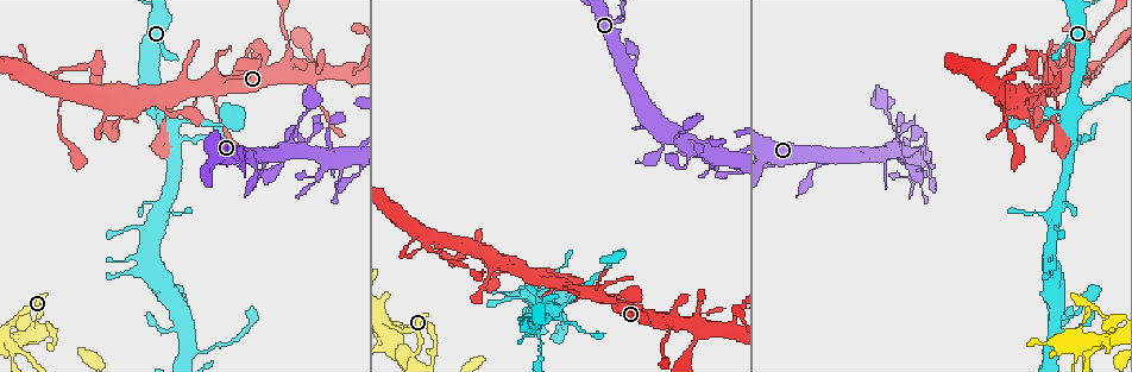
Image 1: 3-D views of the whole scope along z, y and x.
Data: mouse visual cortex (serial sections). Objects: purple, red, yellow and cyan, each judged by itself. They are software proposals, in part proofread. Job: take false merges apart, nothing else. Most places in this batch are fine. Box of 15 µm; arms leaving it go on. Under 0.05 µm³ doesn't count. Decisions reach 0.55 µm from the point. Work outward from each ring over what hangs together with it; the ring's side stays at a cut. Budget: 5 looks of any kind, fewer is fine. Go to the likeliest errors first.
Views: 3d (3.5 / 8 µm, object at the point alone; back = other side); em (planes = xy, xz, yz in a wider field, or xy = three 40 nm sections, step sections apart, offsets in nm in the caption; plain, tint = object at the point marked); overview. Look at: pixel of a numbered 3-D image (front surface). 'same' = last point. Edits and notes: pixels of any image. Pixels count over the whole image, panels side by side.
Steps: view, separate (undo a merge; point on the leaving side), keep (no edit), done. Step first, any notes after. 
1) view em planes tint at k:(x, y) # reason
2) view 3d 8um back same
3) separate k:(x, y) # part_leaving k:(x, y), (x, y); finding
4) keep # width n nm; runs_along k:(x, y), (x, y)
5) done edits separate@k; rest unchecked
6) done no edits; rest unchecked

view 3d 8um at 1:(1002, 83)

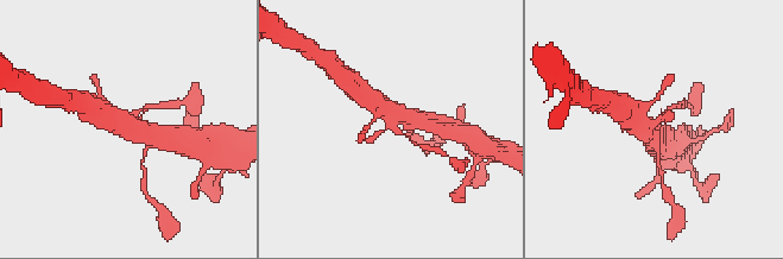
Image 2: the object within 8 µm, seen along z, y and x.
view 3d 3.5um at 2:(395, 125) # closer look

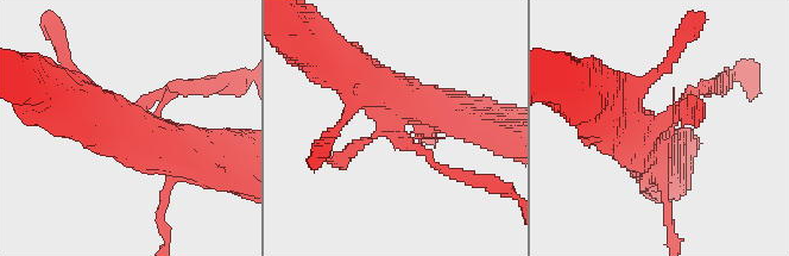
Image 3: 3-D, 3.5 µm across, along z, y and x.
view em xy step 5 tint at 3:(399, 127) # need the tissue

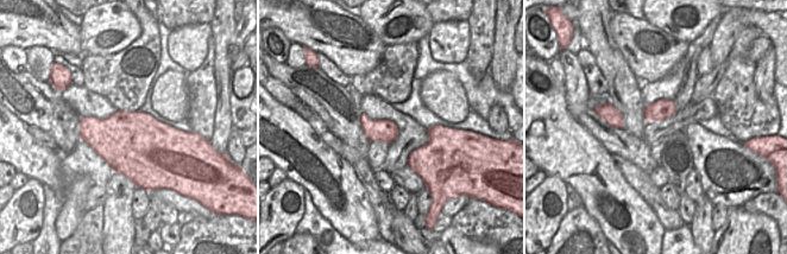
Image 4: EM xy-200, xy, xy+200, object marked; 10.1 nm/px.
keep # runs_along 3:(200, 167), (69, 105); continuous, no second cell

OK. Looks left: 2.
view 3d 8um back at 1:(162, 204) # abrupt turn

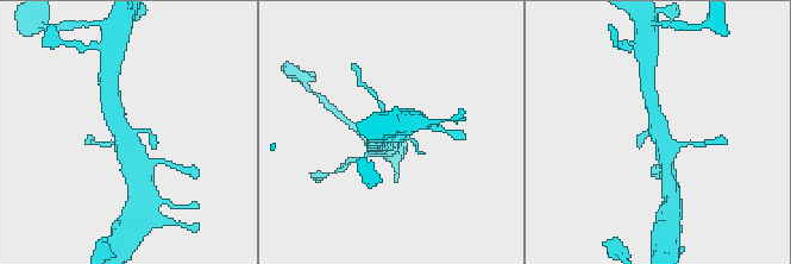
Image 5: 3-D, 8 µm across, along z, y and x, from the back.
view 3d 3.5um at 5:(120, 135)

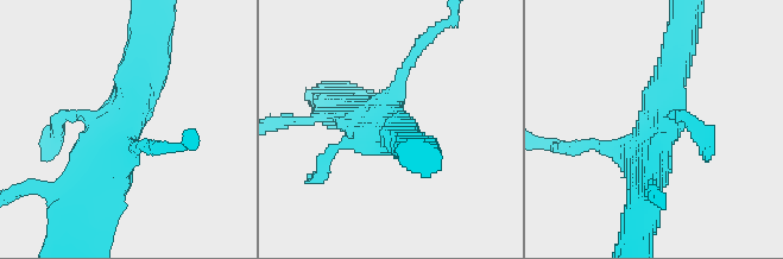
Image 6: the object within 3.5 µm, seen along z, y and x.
keep # runs_along 6:(145, 49), (134, 107), (98, 188); all the same cell

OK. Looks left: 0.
done no edits; rest unchecked

